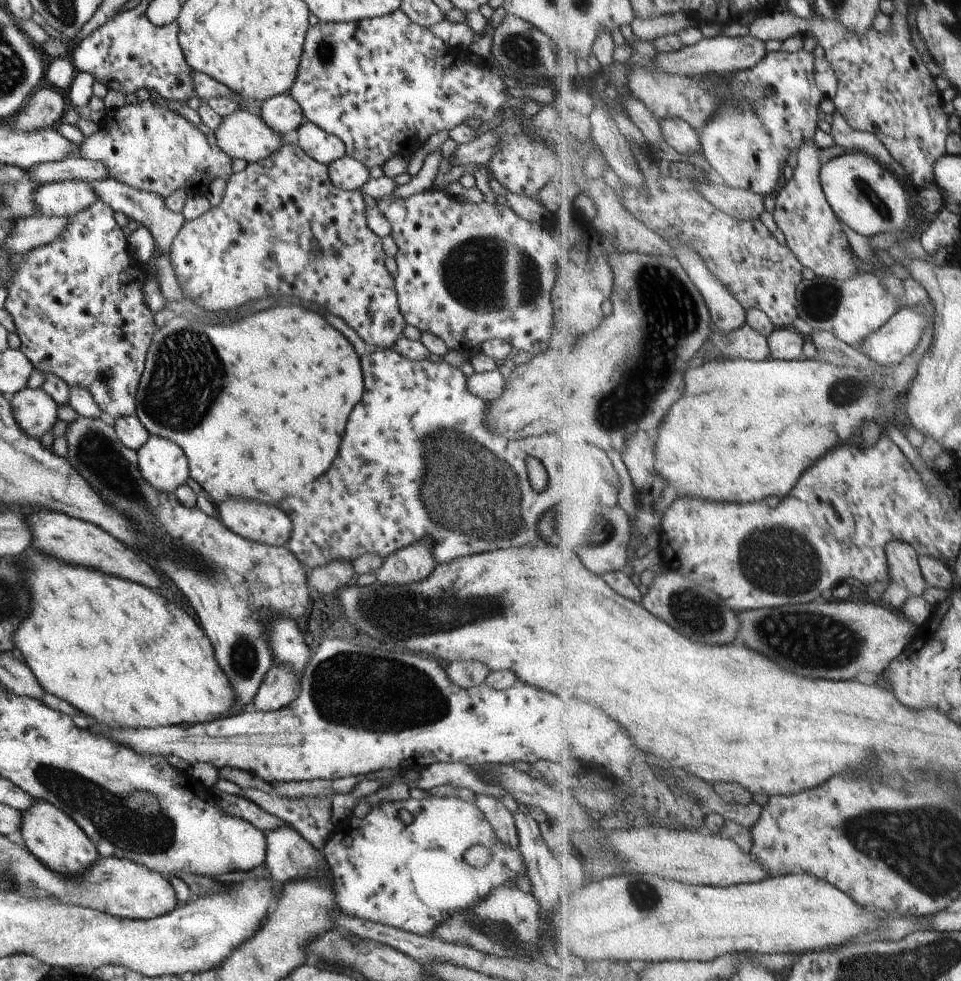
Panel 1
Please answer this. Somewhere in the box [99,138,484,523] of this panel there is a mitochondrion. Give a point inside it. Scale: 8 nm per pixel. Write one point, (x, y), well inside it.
(186, 364)

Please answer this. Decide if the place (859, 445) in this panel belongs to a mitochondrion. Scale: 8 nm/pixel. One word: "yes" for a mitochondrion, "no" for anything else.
no

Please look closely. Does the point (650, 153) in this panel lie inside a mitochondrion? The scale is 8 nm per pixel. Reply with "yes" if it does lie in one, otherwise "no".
no

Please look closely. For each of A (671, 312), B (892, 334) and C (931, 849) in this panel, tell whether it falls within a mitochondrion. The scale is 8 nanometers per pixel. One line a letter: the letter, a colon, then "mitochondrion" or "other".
A: mitochondrion
B: other
C: mitochondrion

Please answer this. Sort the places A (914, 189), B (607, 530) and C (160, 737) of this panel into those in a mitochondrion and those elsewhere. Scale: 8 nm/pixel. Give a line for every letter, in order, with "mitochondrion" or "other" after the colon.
A: other
B: mitochondrion
C: other

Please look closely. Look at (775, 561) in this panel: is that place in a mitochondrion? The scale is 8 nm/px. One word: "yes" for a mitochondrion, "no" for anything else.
yes

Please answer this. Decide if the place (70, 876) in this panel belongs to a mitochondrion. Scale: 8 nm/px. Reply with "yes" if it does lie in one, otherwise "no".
no

